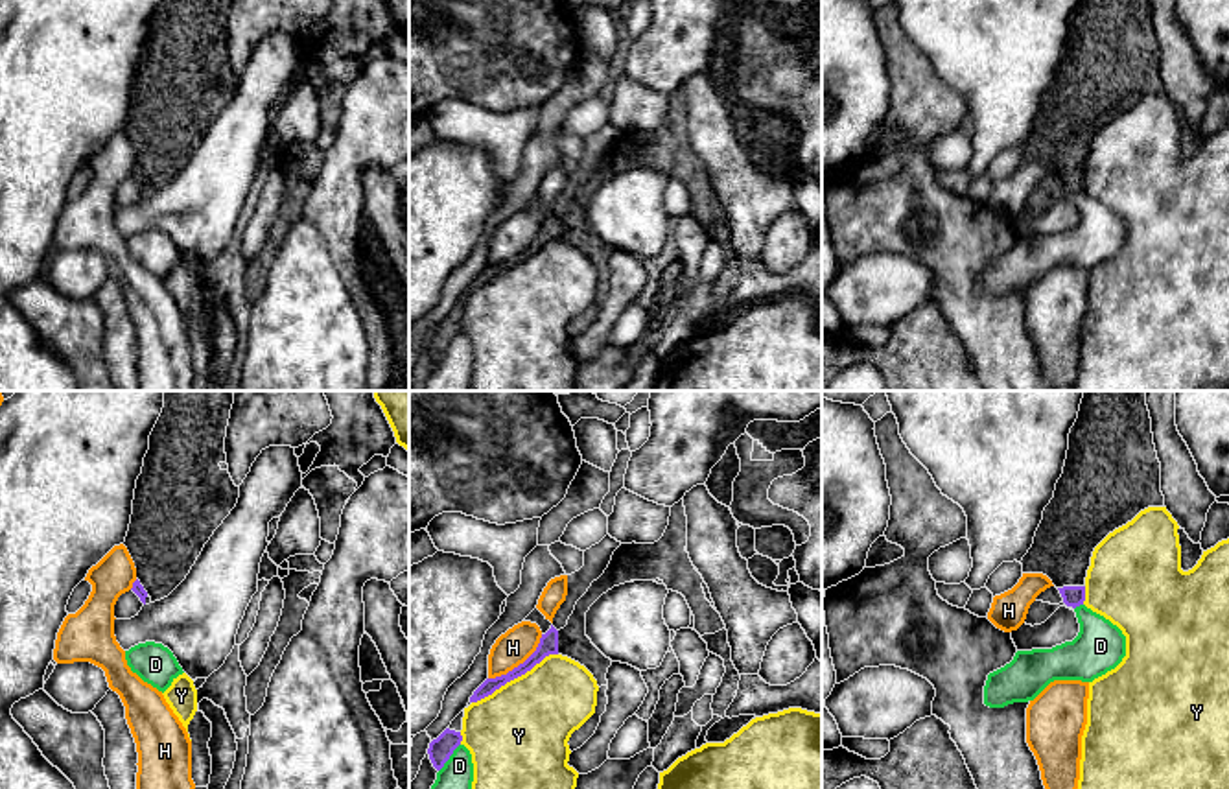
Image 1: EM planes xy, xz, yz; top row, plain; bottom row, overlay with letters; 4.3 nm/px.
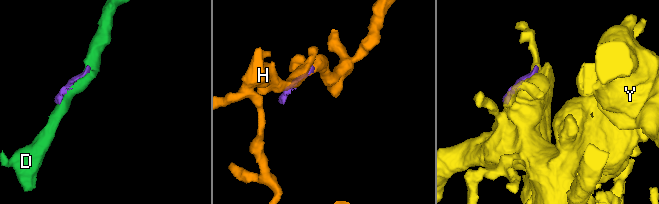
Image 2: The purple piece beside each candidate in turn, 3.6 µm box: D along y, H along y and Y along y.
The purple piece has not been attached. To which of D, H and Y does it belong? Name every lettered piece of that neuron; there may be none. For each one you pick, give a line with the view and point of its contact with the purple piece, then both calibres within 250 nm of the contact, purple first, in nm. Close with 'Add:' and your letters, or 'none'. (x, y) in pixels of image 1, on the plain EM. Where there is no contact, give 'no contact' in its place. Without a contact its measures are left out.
Add: none

